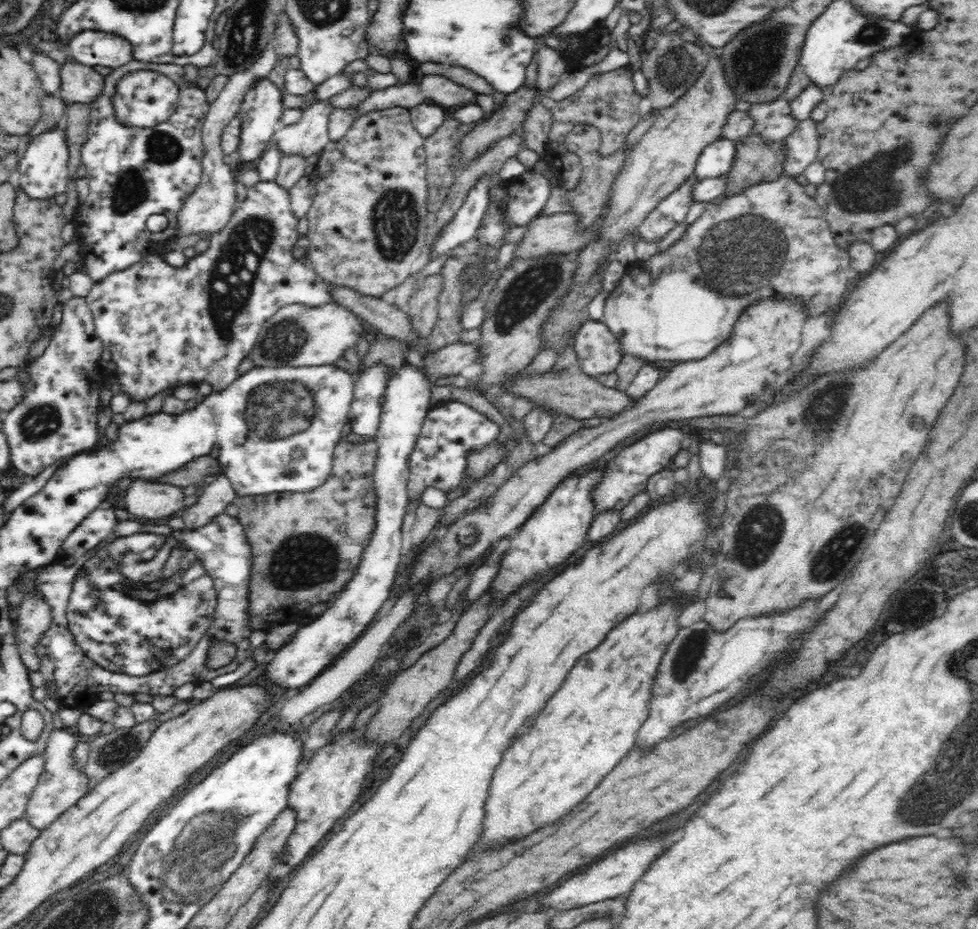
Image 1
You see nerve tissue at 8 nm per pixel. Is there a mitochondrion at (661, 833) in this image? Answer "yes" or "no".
no

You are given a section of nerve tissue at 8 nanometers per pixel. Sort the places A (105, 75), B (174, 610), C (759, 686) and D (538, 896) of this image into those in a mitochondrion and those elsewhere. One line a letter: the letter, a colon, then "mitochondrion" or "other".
A: other
B: mitochondrion
C: other
D: other

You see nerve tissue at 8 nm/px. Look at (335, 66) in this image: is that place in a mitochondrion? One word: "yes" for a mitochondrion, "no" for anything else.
no

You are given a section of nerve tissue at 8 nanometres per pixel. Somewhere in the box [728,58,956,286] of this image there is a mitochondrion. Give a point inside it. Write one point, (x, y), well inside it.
(870, 188)

